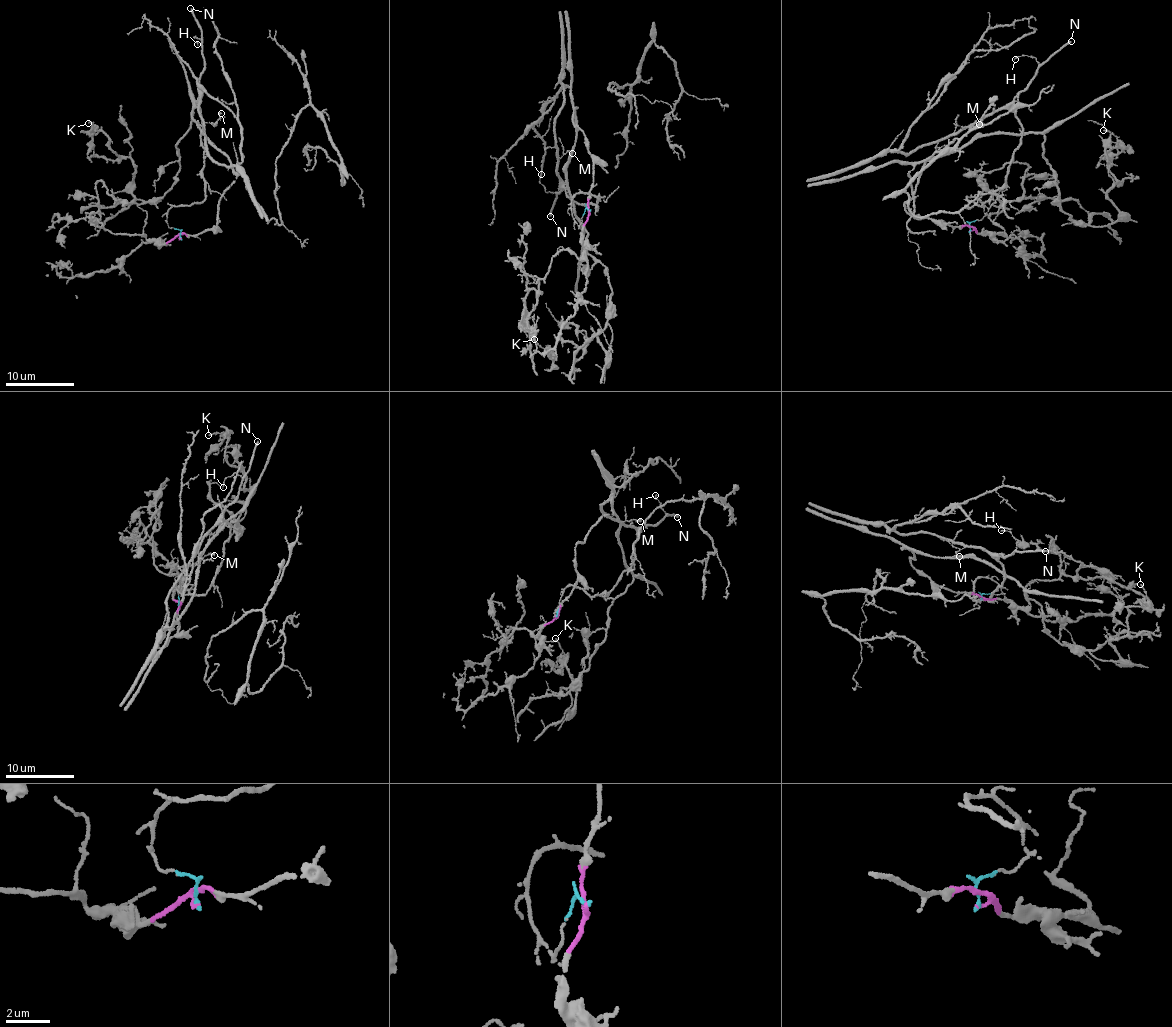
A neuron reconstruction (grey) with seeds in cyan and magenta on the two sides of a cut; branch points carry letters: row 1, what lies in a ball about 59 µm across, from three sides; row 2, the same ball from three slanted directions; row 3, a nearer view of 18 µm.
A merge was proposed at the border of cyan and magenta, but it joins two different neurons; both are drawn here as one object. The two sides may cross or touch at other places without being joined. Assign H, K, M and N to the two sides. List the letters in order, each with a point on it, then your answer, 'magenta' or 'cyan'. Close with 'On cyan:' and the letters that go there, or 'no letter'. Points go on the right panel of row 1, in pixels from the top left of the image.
H: place (1015, 59); cyan
K: place (1103, 130); magenta
M: place (979, 124); cyan
N: place (1071, 41); cyan
On cyan: H, M, N

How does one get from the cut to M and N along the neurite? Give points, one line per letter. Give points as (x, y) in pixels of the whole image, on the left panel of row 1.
M: (180, 239), (178, 229), (166, 221), (167, 212), (204, 197), (200, 95), (203, 120), (216, 121), (222, 113)
N: (180, 239), (166, 219), (169, 209), (204, 200), (199, 104), (204, 65), (201, 32), (191, 8)

